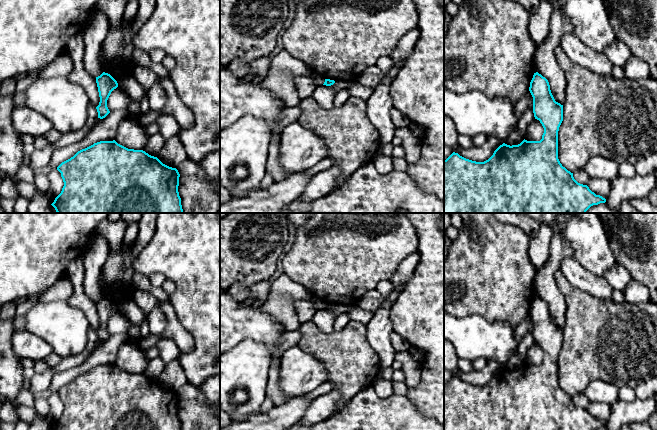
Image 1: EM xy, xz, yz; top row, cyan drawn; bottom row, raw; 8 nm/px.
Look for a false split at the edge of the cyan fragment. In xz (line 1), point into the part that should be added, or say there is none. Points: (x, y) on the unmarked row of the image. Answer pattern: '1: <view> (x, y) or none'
1: none

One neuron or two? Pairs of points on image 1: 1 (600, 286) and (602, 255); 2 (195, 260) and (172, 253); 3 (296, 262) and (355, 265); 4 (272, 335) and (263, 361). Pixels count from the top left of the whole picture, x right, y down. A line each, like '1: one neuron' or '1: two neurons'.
1: two neurons
2: one neuron
3: one neuron
4: two neurons

